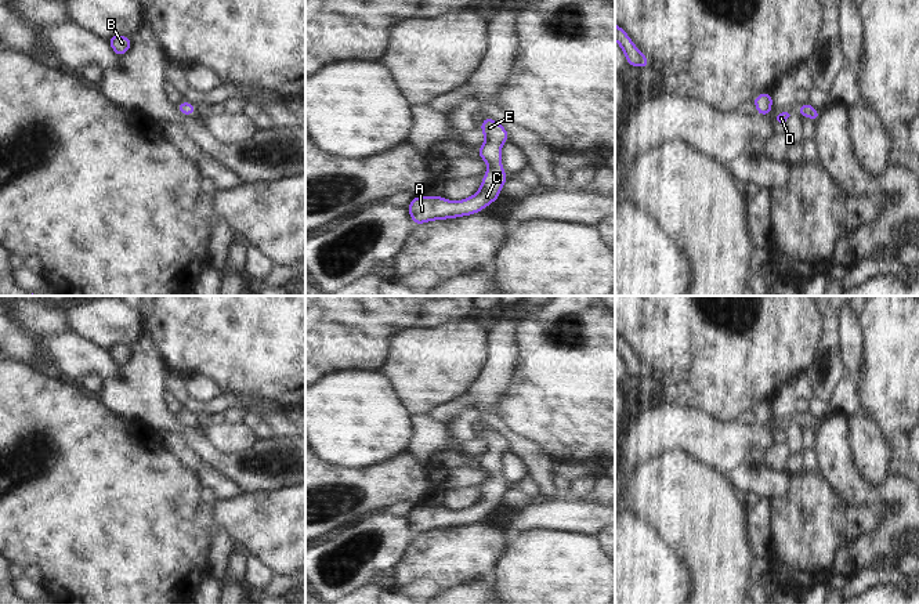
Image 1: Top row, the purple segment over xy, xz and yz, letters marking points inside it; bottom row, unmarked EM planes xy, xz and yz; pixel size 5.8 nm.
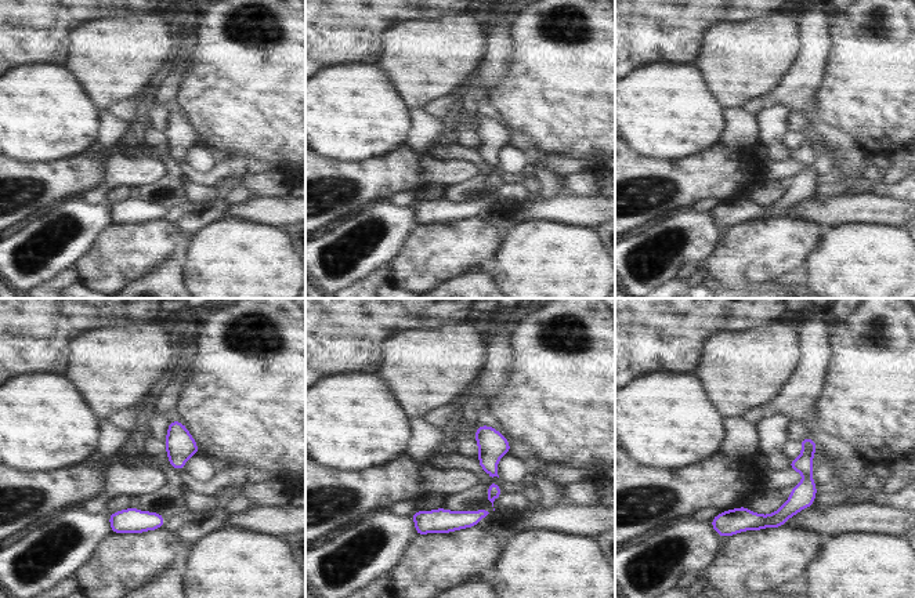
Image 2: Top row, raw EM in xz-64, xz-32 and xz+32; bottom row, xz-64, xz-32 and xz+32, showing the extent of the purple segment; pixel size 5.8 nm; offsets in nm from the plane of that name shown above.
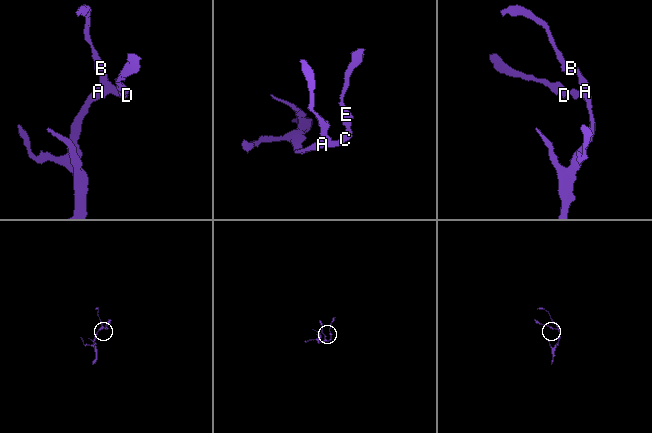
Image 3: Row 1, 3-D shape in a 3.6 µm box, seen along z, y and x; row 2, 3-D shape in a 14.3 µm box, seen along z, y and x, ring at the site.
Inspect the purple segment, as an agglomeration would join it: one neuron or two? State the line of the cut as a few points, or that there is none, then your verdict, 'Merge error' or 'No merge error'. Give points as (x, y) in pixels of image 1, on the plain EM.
No split. No merge error

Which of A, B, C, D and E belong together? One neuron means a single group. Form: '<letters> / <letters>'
A B C D E

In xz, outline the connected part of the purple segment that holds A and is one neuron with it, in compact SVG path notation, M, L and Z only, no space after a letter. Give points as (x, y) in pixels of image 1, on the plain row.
M488 426L478 438L485 445L484 453L478 457L478 464L489 478L484 484L477 503L457 511L444 506L415 506L406 516L413 534L471 525L499 509L500 499L507 491L500 462L503 452L509 451L510 445L500 433Z

